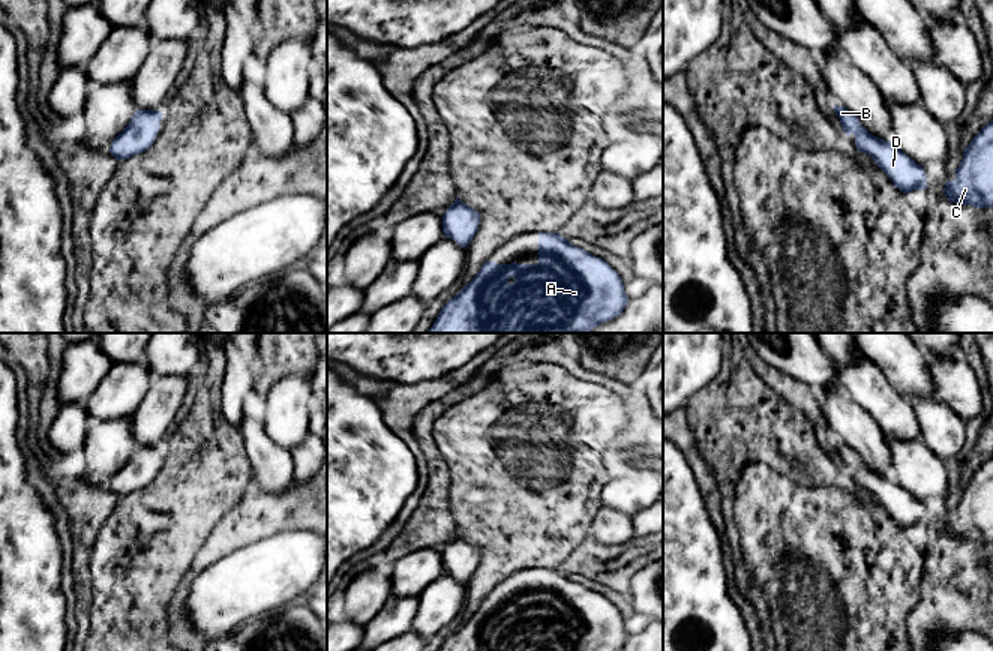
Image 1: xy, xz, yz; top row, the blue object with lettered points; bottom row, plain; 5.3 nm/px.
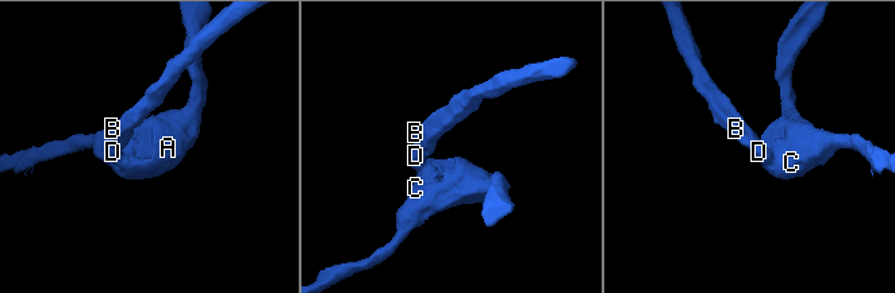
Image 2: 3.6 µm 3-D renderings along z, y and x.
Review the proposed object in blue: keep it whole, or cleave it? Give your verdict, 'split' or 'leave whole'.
leave whole

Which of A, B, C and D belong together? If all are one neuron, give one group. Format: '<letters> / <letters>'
A B C D

